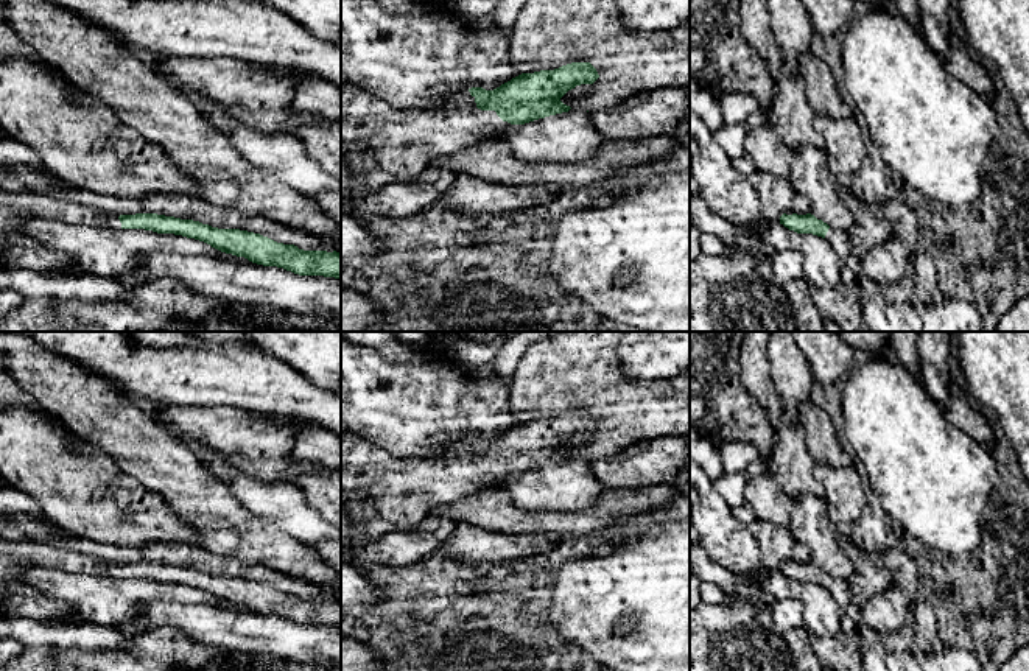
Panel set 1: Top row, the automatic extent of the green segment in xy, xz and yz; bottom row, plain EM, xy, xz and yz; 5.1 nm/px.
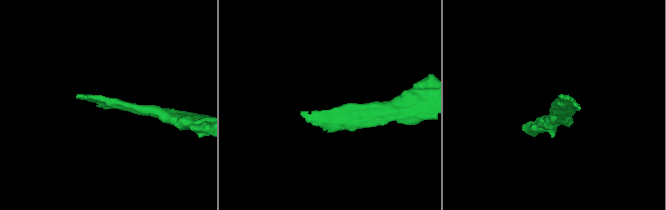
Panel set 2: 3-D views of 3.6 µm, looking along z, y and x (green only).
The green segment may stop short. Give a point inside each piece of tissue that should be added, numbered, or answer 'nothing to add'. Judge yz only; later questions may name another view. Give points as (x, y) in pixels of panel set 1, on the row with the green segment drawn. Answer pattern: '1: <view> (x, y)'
1: yz (841, 242)

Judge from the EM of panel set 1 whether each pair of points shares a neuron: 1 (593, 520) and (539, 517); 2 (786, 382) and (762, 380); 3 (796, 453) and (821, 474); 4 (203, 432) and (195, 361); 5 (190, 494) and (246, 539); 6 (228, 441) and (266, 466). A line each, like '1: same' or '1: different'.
1: same
2: different
3: different
4: different
5: same
6: different

